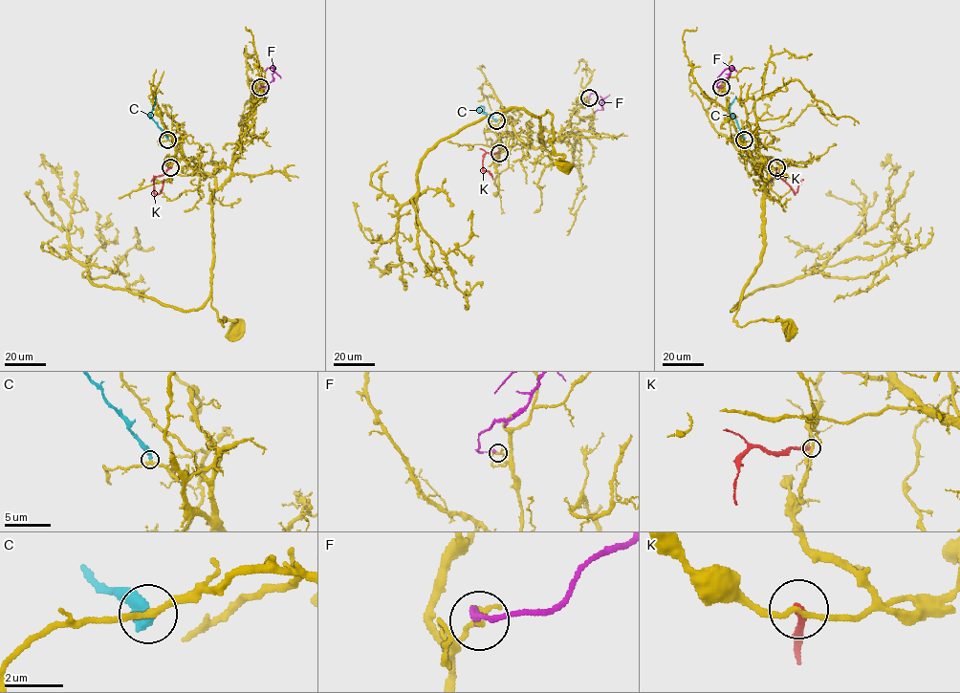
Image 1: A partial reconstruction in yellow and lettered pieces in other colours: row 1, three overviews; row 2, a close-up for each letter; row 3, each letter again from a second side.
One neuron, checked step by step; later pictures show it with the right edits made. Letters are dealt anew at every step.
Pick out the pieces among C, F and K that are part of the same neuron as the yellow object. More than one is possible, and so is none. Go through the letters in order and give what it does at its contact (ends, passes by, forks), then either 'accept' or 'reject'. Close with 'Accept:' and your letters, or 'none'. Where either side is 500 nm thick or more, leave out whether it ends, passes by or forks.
C: it ends; accept
F: it ends; reject
K: it ends; reject
Accept: C

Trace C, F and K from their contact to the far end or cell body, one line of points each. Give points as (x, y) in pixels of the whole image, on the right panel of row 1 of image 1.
C: (744, 140), (730, 112), (735, 96)
F: (721, 87), (717, 87), (717, 83), (729, 75), (731, 68), (725, 69), (717, 77)
K: (776, 167), (776, 176), (795, 194), (803, 180)

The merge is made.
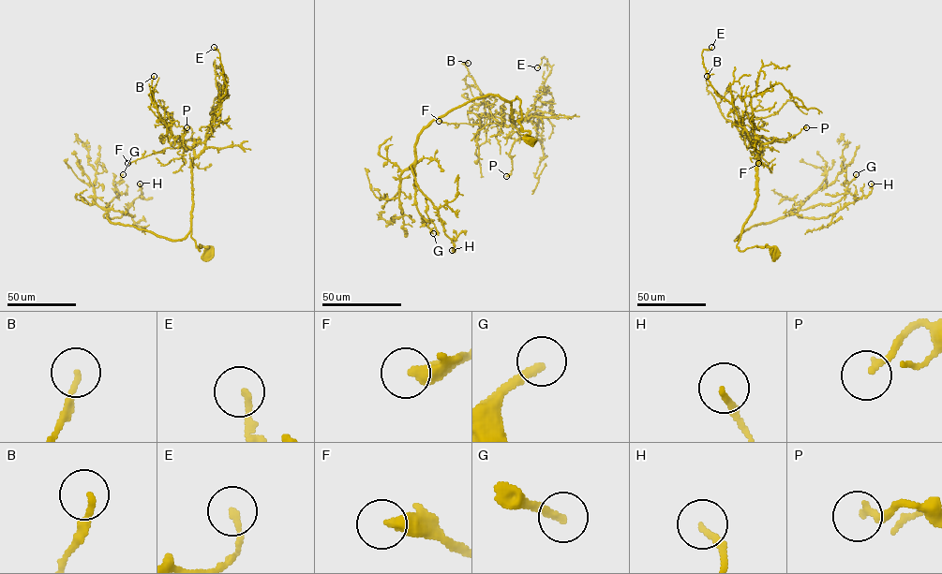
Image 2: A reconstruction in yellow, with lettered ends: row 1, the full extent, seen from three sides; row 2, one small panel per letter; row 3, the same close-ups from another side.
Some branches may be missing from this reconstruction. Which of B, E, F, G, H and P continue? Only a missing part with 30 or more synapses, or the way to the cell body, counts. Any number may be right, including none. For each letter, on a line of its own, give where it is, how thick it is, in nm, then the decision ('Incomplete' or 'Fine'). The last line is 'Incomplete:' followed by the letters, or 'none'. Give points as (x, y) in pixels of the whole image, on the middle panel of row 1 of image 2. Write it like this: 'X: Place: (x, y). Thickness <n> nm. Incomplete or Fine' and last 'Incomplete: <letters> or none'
B: Place: (468, 63). Thickness 150 nm. Fine
E: Place: (537, 67). Thickness 170 nm. Fine
F: Place: (439, 121). Thickness 420 nm. Fine
G: Place: (433, 233). Thickness 240 nm. Incomplete
H: Place: (452, 250). Thickness 180 nm. Fine
P: Place: (506, 176). Thickness 200 nm. Fine
Incomplete: G

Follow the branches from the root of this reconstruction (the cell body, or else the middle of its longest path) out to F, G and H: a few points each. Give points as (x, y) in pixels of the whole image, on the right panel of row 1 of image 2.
F: (776, 254), (769, 246), (742, 251), (737, 246), (742, 225), (755, 203), (756, 161), (763, 147), (758, 163)
G: (776, 254), (769, 246), (740, 251), (737, 244), (742, 230), (735, 240), (753, 226), (838, 201), (856, 174)
H: (776, 254), (769, 246), (740, 251), (742, 230), (735, 240), (790, 214), (827, 218), (867, 196), (871, 183)

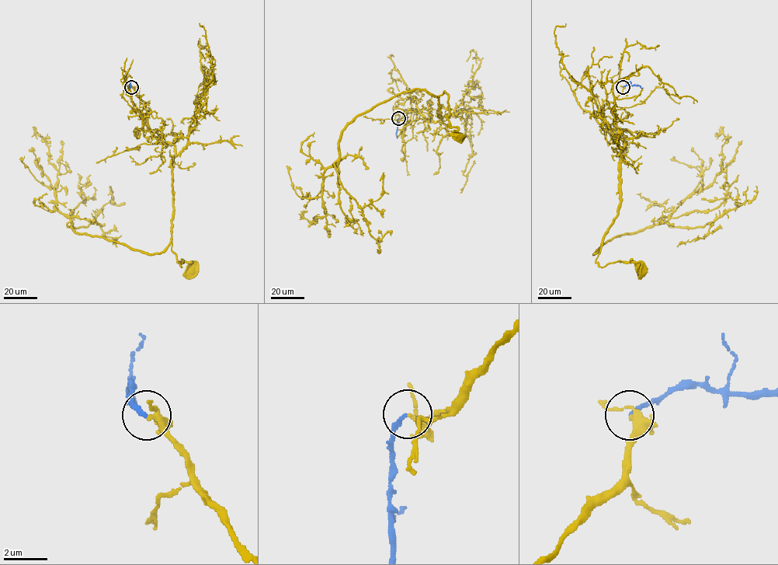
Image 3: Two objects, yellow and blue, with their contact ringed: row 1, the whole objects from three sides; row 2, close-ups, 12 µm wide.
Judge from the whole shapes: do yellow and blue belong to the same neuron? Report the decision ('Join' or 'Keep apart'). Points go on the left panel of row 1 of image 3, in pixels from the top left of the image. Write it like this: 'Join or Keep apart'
Join

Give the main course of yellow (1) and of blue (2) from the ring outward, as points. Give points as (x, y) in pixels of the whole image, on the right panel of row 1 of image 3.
1: (623, 87), (602, 114), (602, 120), (626, 142), (618, 216), (595, 262), (600, 266), (633, 261), (643, 270)
2: (623, 87), (626, 85), (643, 88)

